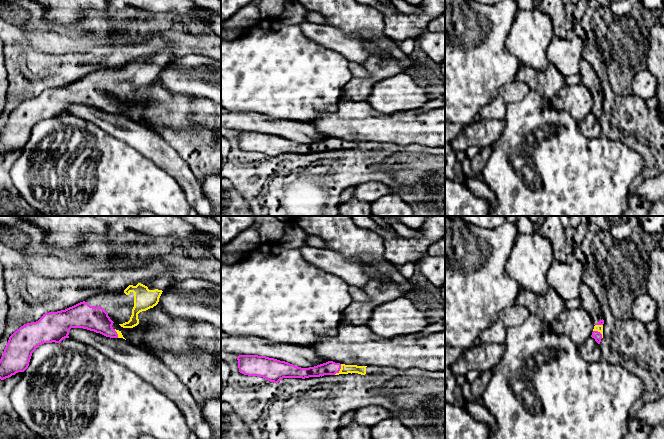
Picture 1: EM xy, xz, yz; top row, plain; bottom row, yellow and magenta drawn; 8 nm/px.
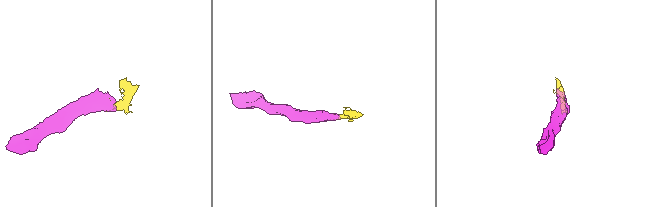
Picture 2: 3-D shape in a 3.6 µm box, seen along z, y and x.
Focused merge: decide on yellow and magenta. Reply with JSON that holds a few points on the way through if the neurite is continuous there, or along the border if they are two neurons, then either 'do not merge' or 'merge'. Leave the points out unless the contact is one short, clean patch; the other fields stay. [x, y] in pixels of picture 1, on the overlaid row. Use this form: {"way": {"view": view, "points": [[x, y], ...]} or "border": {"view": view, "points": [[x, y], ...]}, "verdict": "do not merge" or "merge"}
{"way": {"view": "xz", "points": [[345, 369], [340, 370], [329, 368]]}, "verdict": "merge"}

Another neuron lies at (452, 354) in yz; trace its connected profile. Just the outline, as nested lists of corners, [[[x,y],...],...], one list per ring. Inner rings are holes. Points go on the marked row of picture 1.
[[[445,344],[445,368],[451,368],[457,362],[462,353],[463,349]]]

